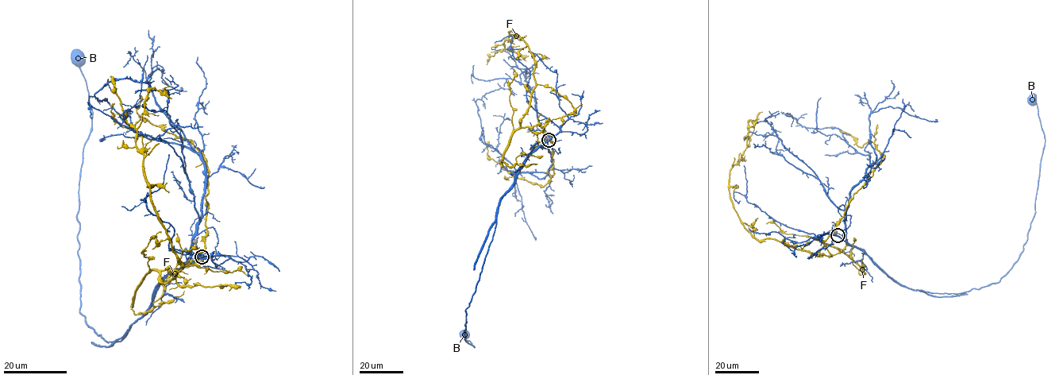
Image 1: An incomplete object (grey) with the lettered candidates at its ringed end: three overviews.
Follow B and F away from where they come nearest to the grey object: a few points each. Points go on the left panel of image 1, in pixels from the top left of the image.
B: (202, 257), (163, 280), (153, 304), (121, 341), (108, 342), (79, 312), (77, 211), (91, 107), (76, 57)
F: (201, 252), (192, 264), (162, 269), (160, 280), (181, 263), (136, 138), (146, 95), (168, 86)

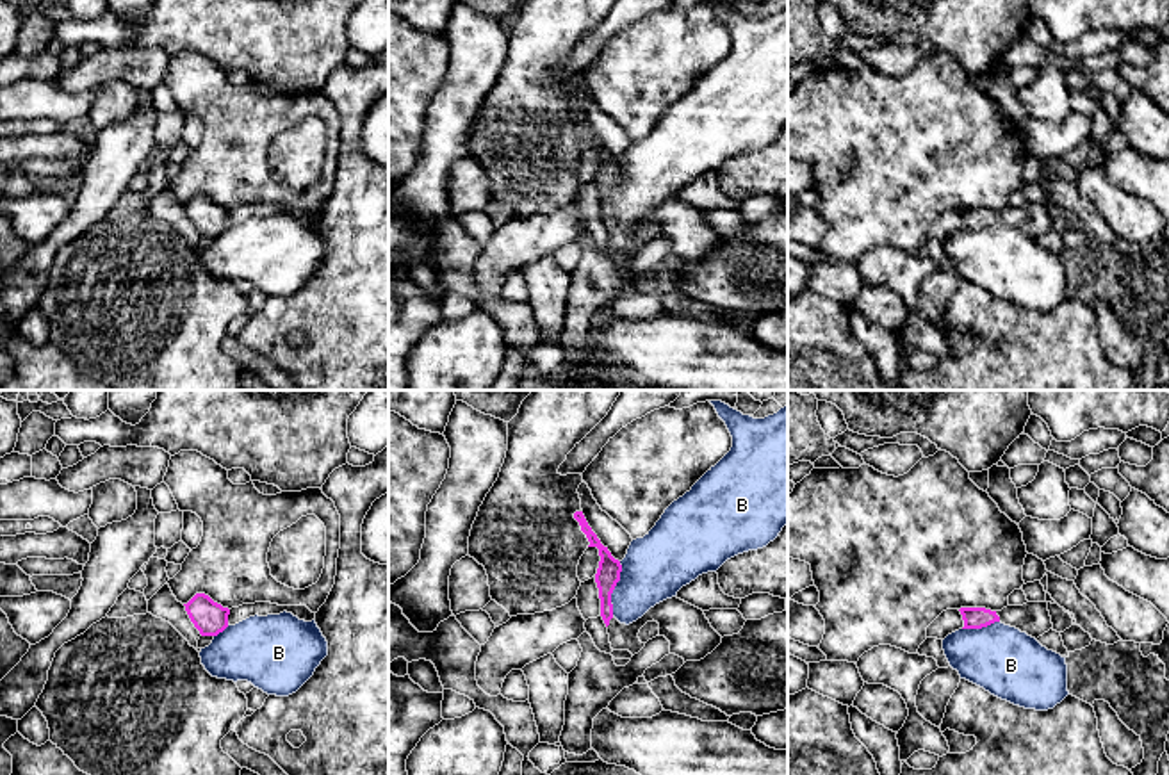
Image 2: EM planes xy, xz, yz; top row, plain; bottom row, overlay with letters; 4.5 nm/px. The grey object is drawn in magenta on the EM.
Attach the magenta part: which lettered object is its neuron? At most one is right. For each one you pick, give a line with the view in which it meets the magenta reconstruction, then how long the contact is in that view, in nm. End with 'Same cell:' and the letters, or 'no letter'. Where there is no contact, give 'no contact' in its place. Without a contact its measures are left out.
Same cell: no letter

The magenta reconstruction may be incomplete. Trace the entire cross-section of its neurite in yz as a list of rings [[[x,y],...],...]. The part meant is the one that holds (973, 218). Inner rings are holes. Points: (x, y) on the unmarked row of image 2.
[[[1026,203],[1023,207],[1007,207],[1001,212],[985,208],[961,208],[962,230],[982,230],[994,223],[1016,228],[1032,239],[1039,239],[1053,230],[1048,203]]]

